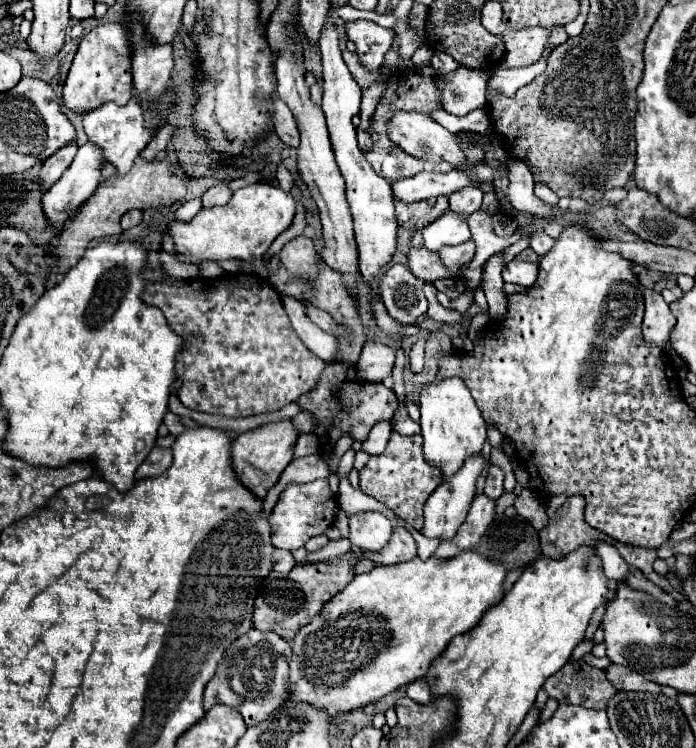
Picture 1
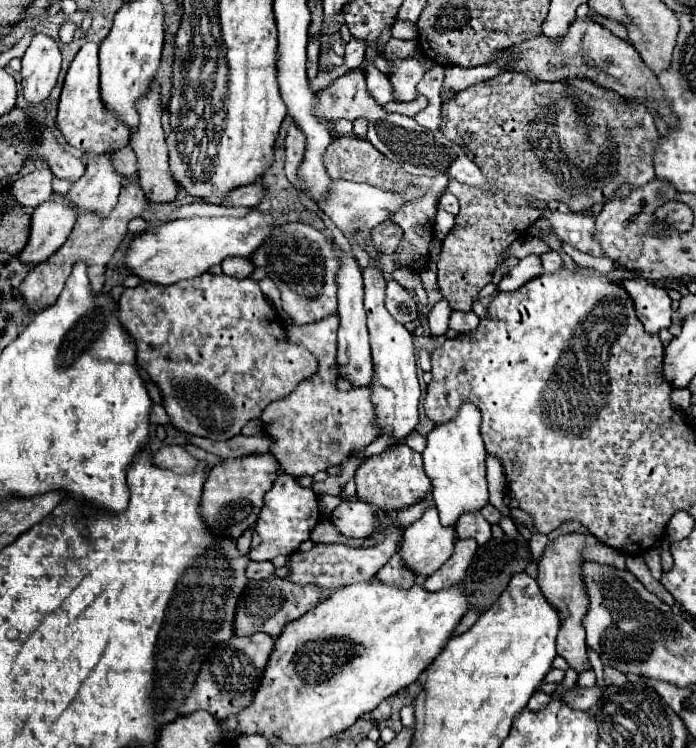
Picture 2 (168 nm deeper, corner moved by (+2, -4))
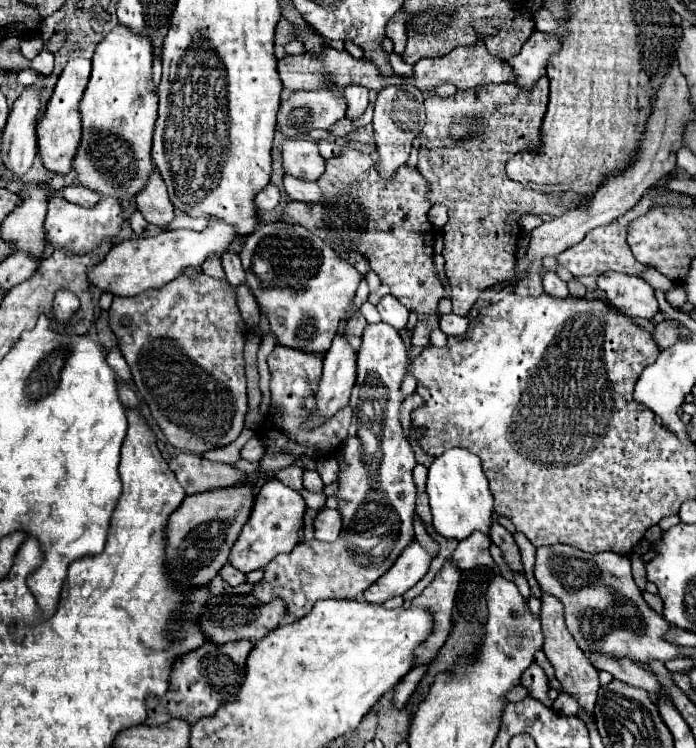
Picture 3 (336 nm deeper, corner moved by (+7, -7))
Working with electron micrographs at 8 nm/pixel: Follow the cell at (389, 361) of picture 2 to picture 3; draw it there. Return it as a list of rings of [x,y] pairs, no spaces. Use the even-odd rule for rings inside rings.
[[[386,323],[366,325],[362,335],[362,349],[358,351],[358,379],[350,395],[350,407],[354,419],[344,443],[344,467],[338,473],[338,511],[342,515],[342,535],[334,543],[300,543],[296,551],[274,557],[264,569],[264,577],[254,585],[252,593],[258,603],[270,603],[282,599],[286,613],[294,619],[302,619],[312,611],[320,599],[358,599],[374,581],[378,581],[392,565],[394,559],[414,541],[414,507],[416,507],[416,483],[412,471],[416,467],[414,451],[402,435],[400,427],[400,381],[406,375],[408,353],[396,329]]]

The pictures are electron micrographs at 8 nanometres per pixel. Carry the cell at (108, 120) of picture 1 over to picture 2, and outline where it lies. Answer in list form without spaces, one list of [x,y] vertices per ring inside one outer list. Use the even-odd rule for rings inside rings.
[[[87,152],[85,158],[85,174],[73,184],[67,198],[81,212],[107,216],[117,204],[123,176],[113,166],[113,152]]]

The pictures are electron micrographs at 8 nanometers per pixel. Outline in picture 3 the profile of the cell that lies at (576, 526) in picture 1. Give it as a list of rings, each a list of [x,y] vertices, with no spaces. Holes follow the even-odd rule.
[[[544,593],[542,595],[542,615],[540,615],[540,621],[542,621],[542,635],[544,635],[544,653],[548,657],[548,661],[552,663],[554,667],[554,673],[556,673],[556,679],[560,681],[562,685],[562,691],[572,695],[580,709],[584,709],[590,717],[594,717],[594,705],[596,705],[596,693],[598,693],[598,671],[592,667],[592,663],[586,659],[586,655],[582,653],[582,649],[576,645],[574,637],[570,635],[570,631],[566,629],[566,623],[564,623],[564,609],[562,609],[562,603]]]

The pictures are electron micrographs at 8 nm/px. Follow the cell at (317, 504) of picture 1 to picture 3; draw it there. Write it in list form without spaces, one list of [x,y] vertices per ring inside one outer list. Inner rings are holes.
[[[278,479],[266,481],[254,501],[246,527],[242,527],[242,535],[238,535],[238,543],[234,543],[234,547],[230,549],[228,563],[242,573],[250,573],[266,567],[276,555],[290,553],[300,539],[298,533],[302,527],[304,511],[306,511],[306,505],[298,491],[286,487]]]

